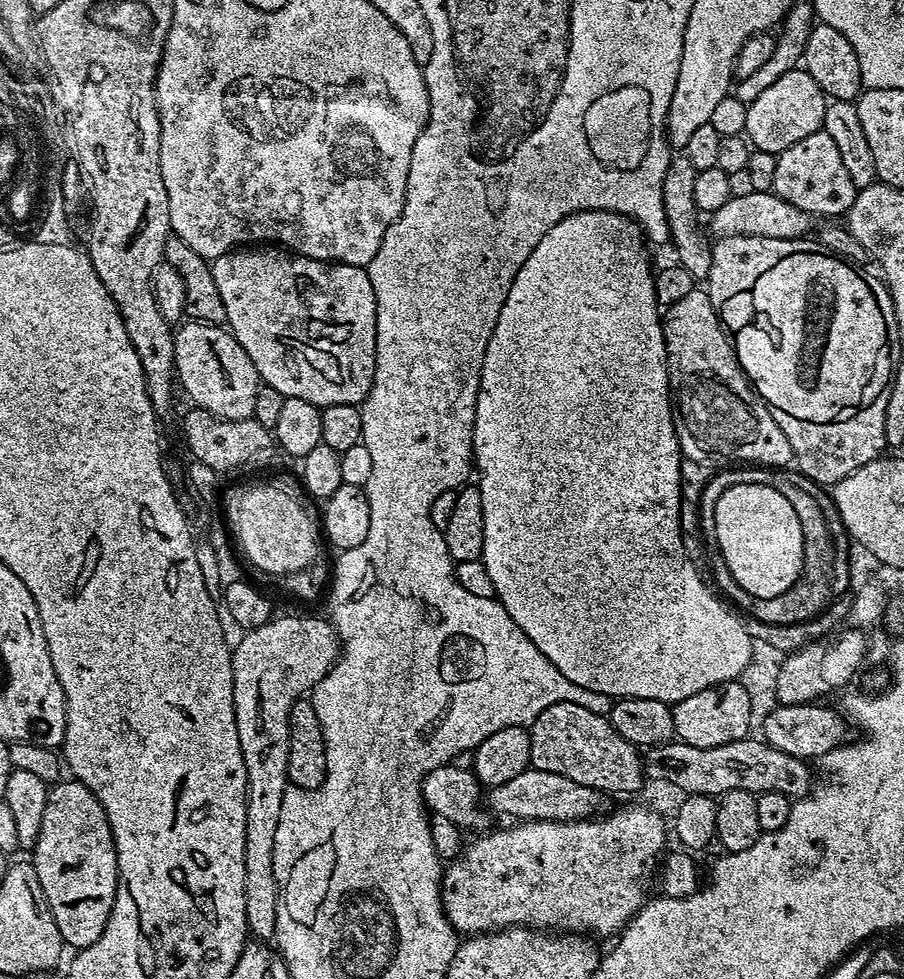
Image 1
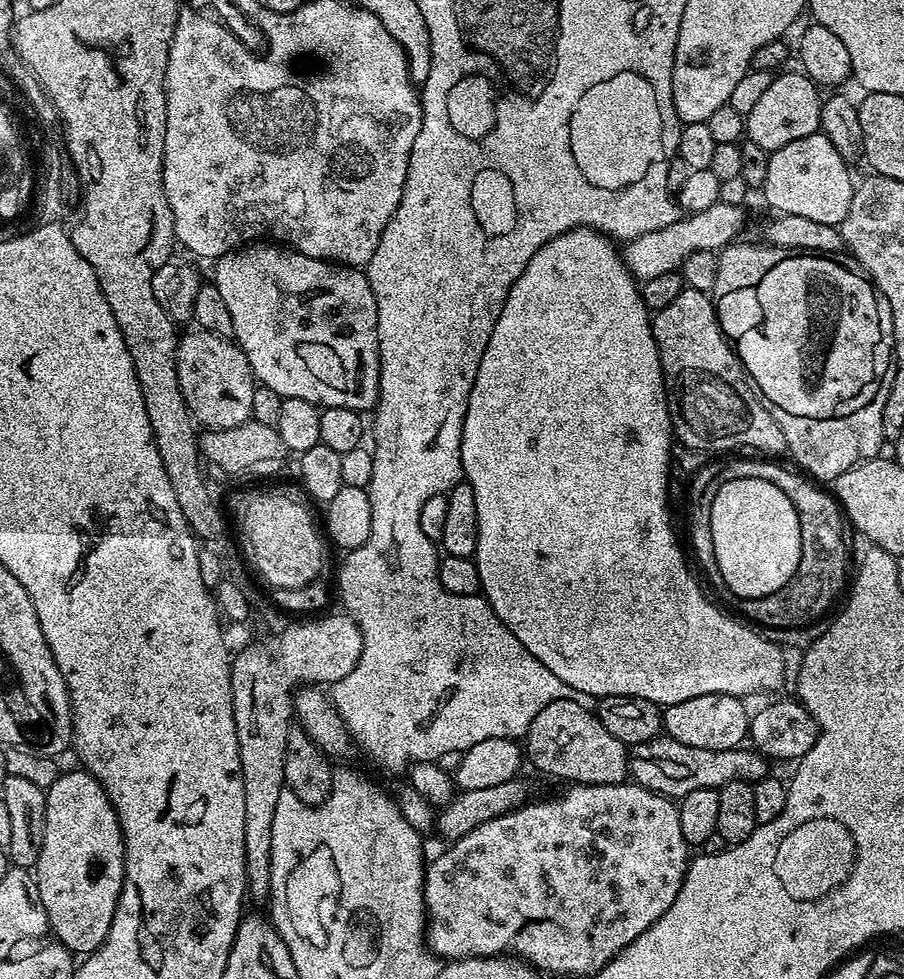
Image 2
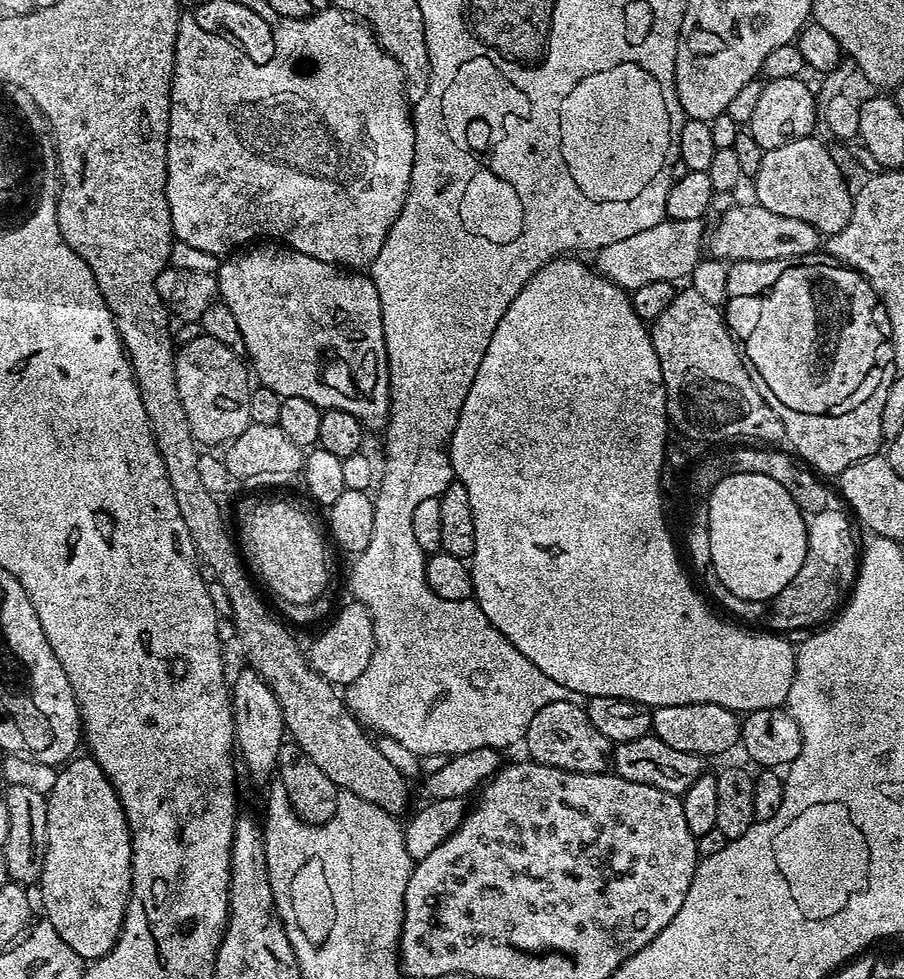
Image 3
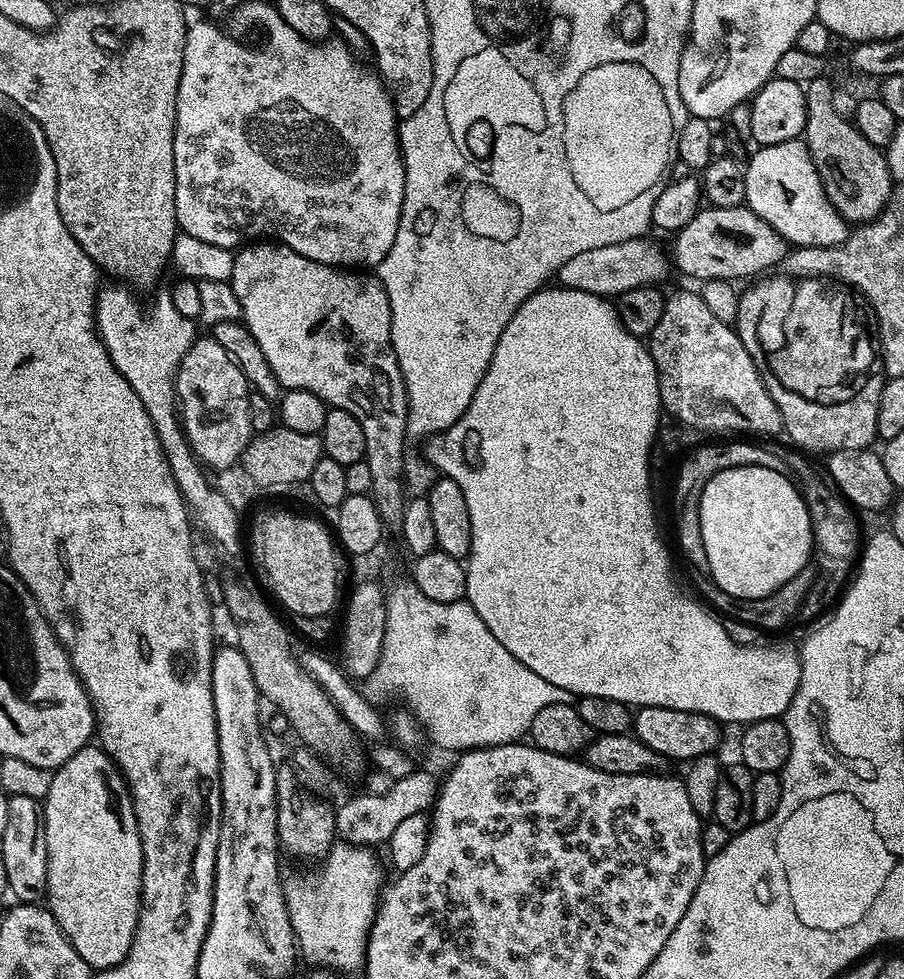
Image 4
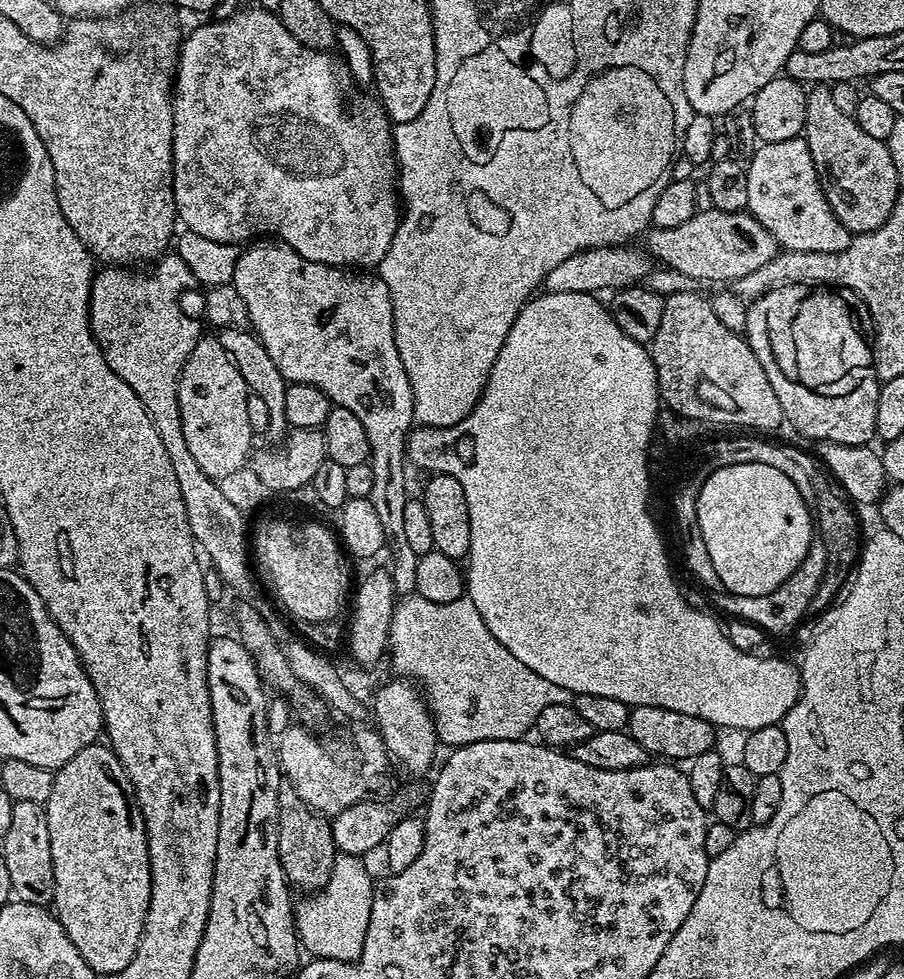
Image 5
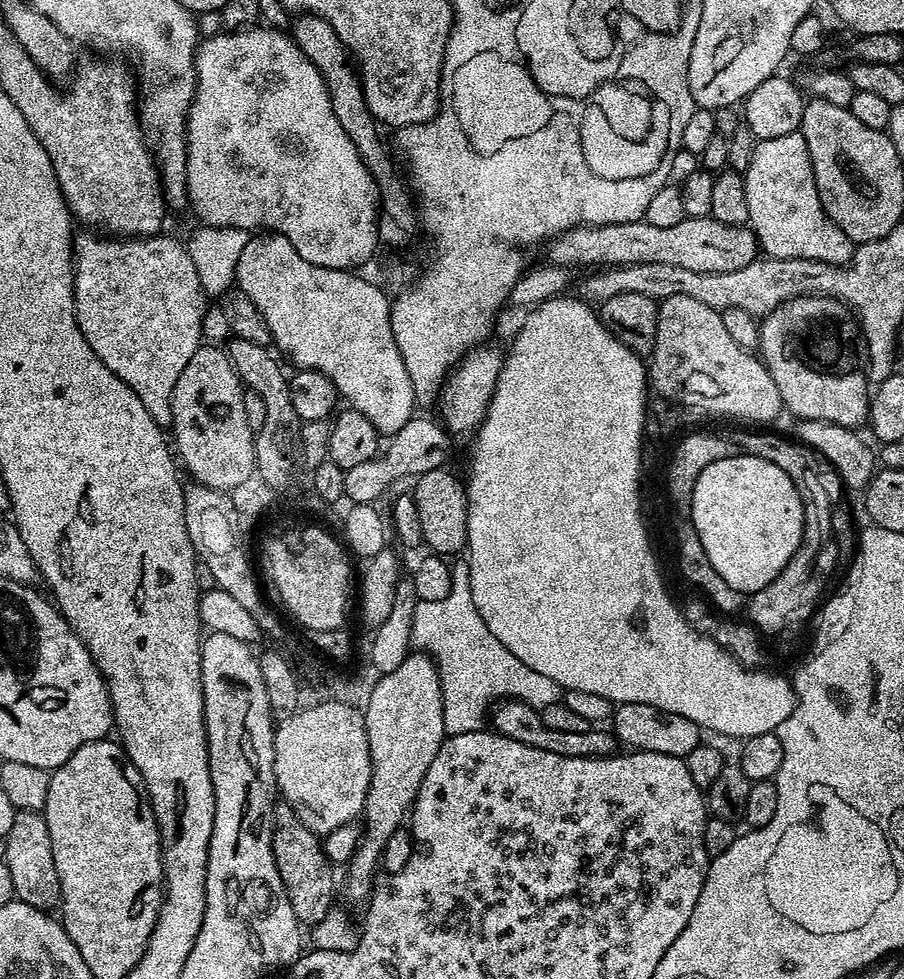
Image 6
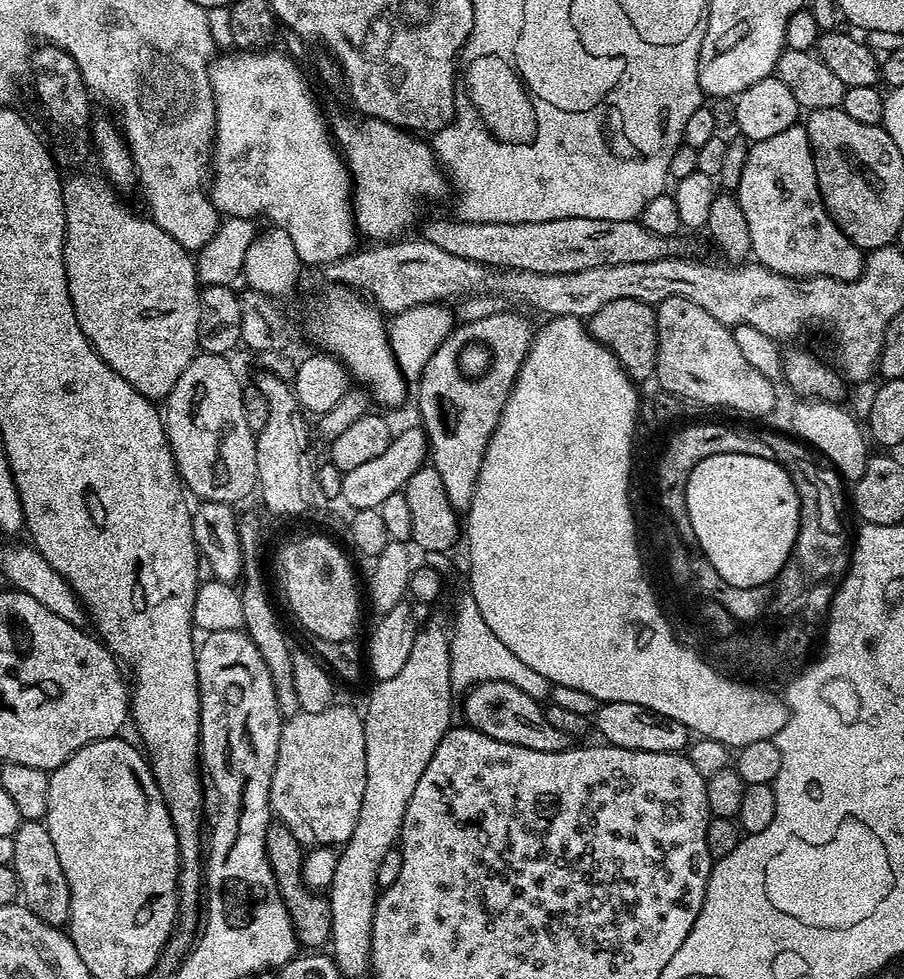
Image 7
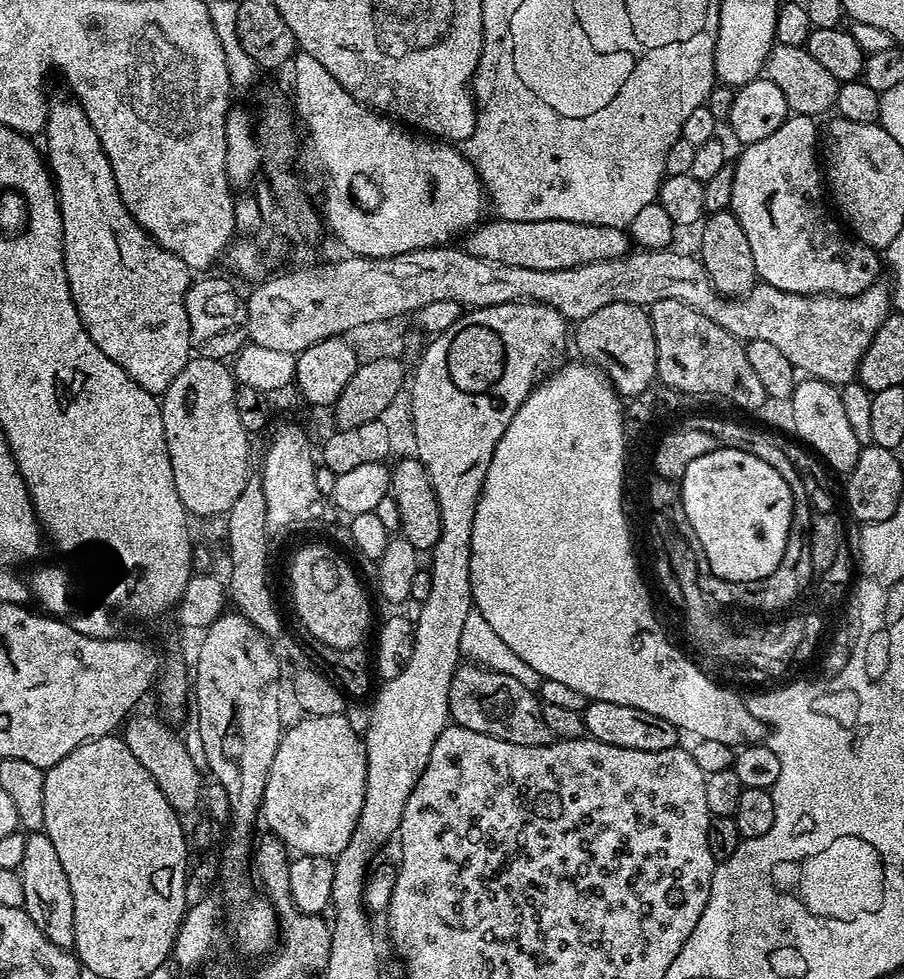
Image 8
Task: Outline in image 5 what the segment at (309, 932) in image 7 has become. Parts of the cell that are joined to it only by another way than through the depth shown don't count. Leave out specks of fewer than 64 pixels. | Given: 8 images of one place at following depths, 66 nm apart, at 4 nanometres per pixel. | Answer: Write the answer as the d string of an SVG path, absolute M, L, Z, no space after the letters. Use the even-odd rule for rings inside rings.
M291 790L285 791L280 797L278 851L280 865L293 889L301 888L307 894L316 894L324 889L338 855L332 826L325 817L307 808L300 795Z

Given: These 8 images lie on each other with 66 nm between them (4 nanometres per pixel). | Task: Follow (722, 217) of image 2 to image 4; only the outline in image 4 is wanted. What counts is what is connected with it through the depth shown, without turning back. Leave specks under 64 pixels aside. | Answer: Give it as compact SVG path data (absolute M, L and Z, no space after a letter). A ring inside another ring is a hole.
M639 236L633 240L627 240L626 242L614 242L614 246L598 246L597 250L586 250L585 253L576 254L574 257L570 258L568 262L566 262L565 266L562 266L559 269L556 275L557 279L563 287L586 290L587 293L594 293L596 296L602 296L605 298L618 298L622 294L626 294L626 290L638 290L639 288L659 285L661 283L659 280L664 280L668 276L668 260L670 264L670 256L669 253L668 256L664 253L664 248L658 241L648 239L649 238L645 238L644 236Z

